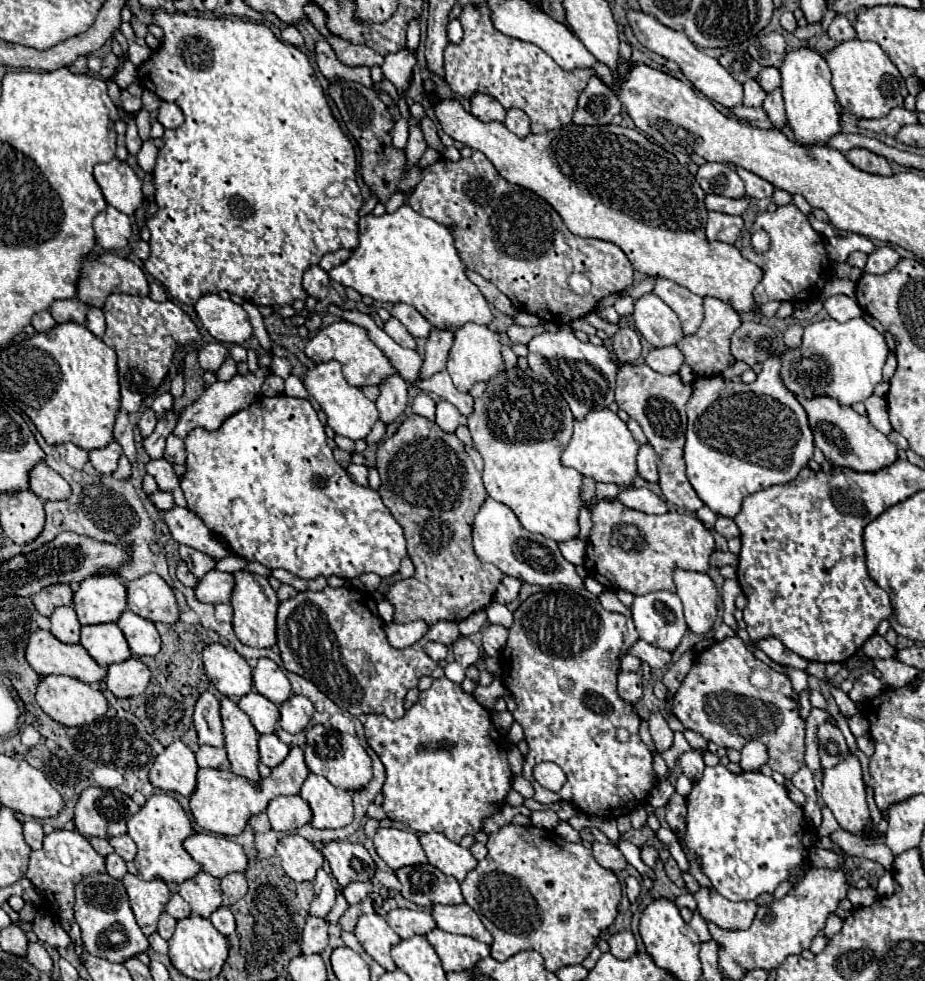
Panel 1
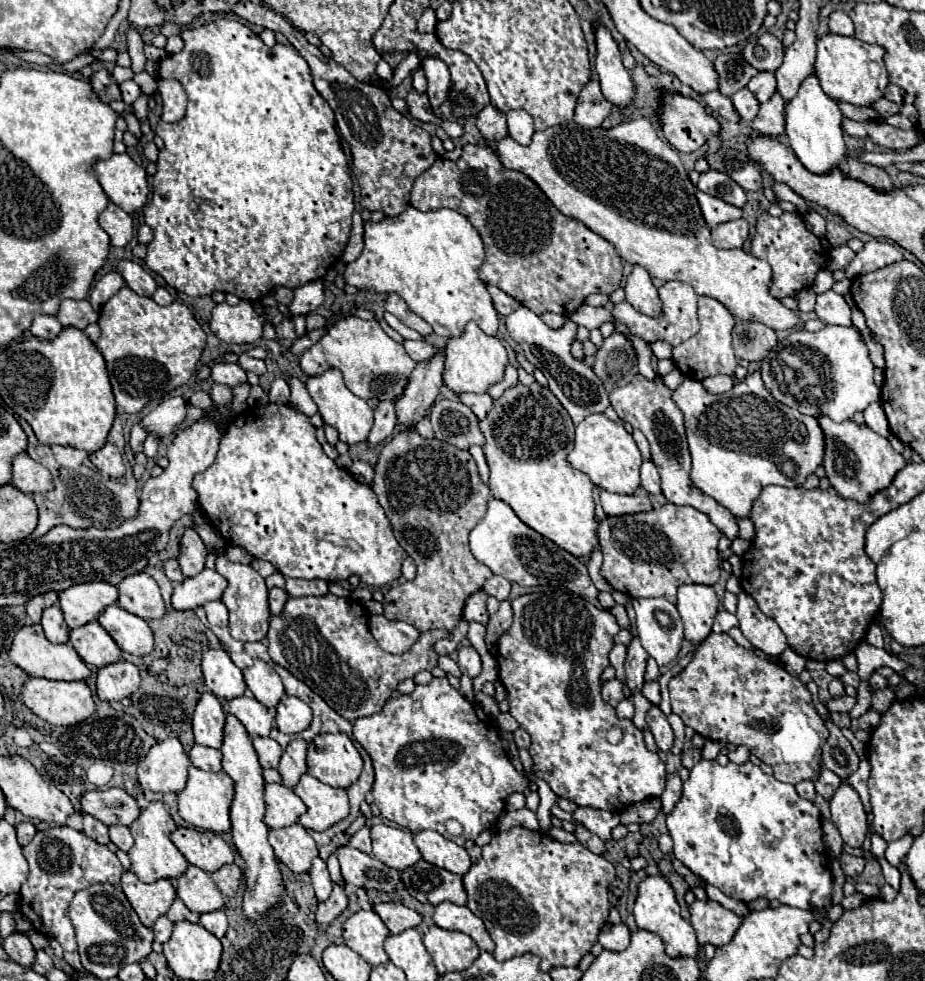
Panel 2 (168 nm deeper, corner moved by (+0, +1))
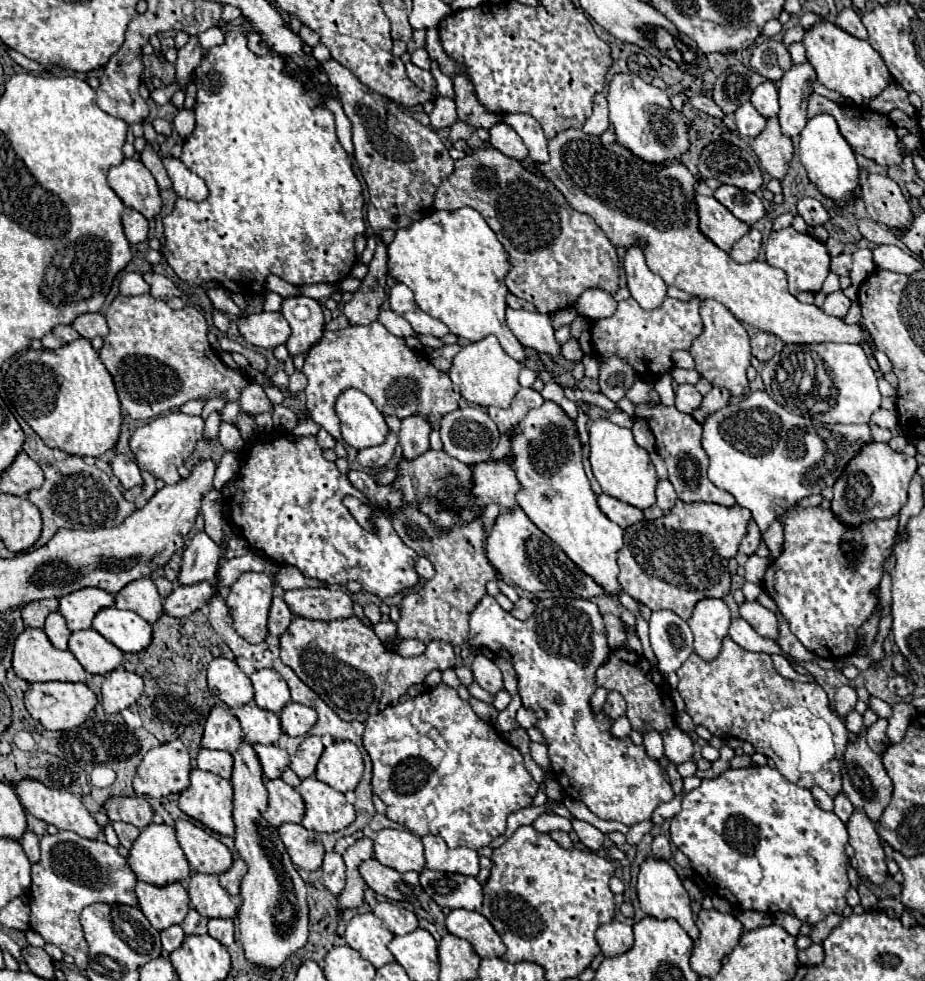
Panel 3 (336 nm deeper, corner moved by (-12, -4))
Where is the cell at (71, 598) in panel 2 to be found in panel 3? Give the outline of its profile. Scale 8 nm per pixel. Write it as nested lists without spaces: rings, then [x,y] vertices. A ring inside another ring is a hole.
[[[88,587],[70,593],[68,597],[62,597],[58,611],[66,617],[70,631],[80,631],[80,629],[90,629],[96,613],[100,609],[112,607],[114,603],[116,603],[114,595],[110,595],[108,591]]]

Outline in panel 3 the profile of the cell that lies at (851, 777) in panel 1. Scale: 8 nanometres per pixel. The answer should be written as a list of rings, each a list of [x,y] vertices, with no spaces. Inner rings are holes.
[[[856,809],[846,823],[850,845],[856,851],[858,871],[872,883],[884,883],[888,869],[884,863],[884,851],[880,845],[880,837],[876,833],[876,825],[868,819],[864,809]]]

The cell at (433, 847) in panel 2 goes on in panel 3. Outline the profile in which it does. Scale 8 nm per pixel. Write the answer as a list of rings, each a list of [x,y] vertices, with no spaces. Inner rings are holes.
[[[426,835],[422,839],[426,853],[426,867],[444,871],[444,873],[462,873],[462,875],[478,875],[478,853],[468,847],[450,849],[442,837]]]

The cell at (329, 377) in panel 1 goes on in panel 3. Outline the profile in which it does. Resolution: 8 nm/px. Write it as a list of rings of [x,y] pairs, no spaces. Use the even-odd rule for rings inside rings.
[[[346,389],[336,399],[336,415],[342,423],[342,439],[354,449],[382,445],[388,435],[384,415],[374,407],[368,395],[358,389]]]

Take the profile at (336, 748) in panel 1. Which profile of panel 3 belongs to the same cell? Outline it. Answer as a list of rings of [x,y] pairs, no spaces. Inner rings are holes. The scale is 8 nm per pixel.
[[[352,741],[330,743],[316,767],[314,777],[336,791],[352,791],[360,783],[364,773],[364,759],[360,749]]]

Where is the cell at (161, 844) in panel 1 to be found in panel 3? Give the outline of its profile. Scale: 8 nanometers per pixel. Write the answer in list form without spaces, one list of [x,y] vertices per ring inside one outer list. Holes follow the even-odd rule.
[[[150,823],[140,833],[140,837],[134,841],[134,845],[130,849],[128,865],[132,867],[132,871],[136,873],[138,879],[148,881],[152,885],[176,883],[190,875],[190,865],[188,865],[188,859],[184,857],[184,851],[180,849],[180,845],[176,841],[176,831],[174,831],[174,827],[170,827],[166,823]]]

